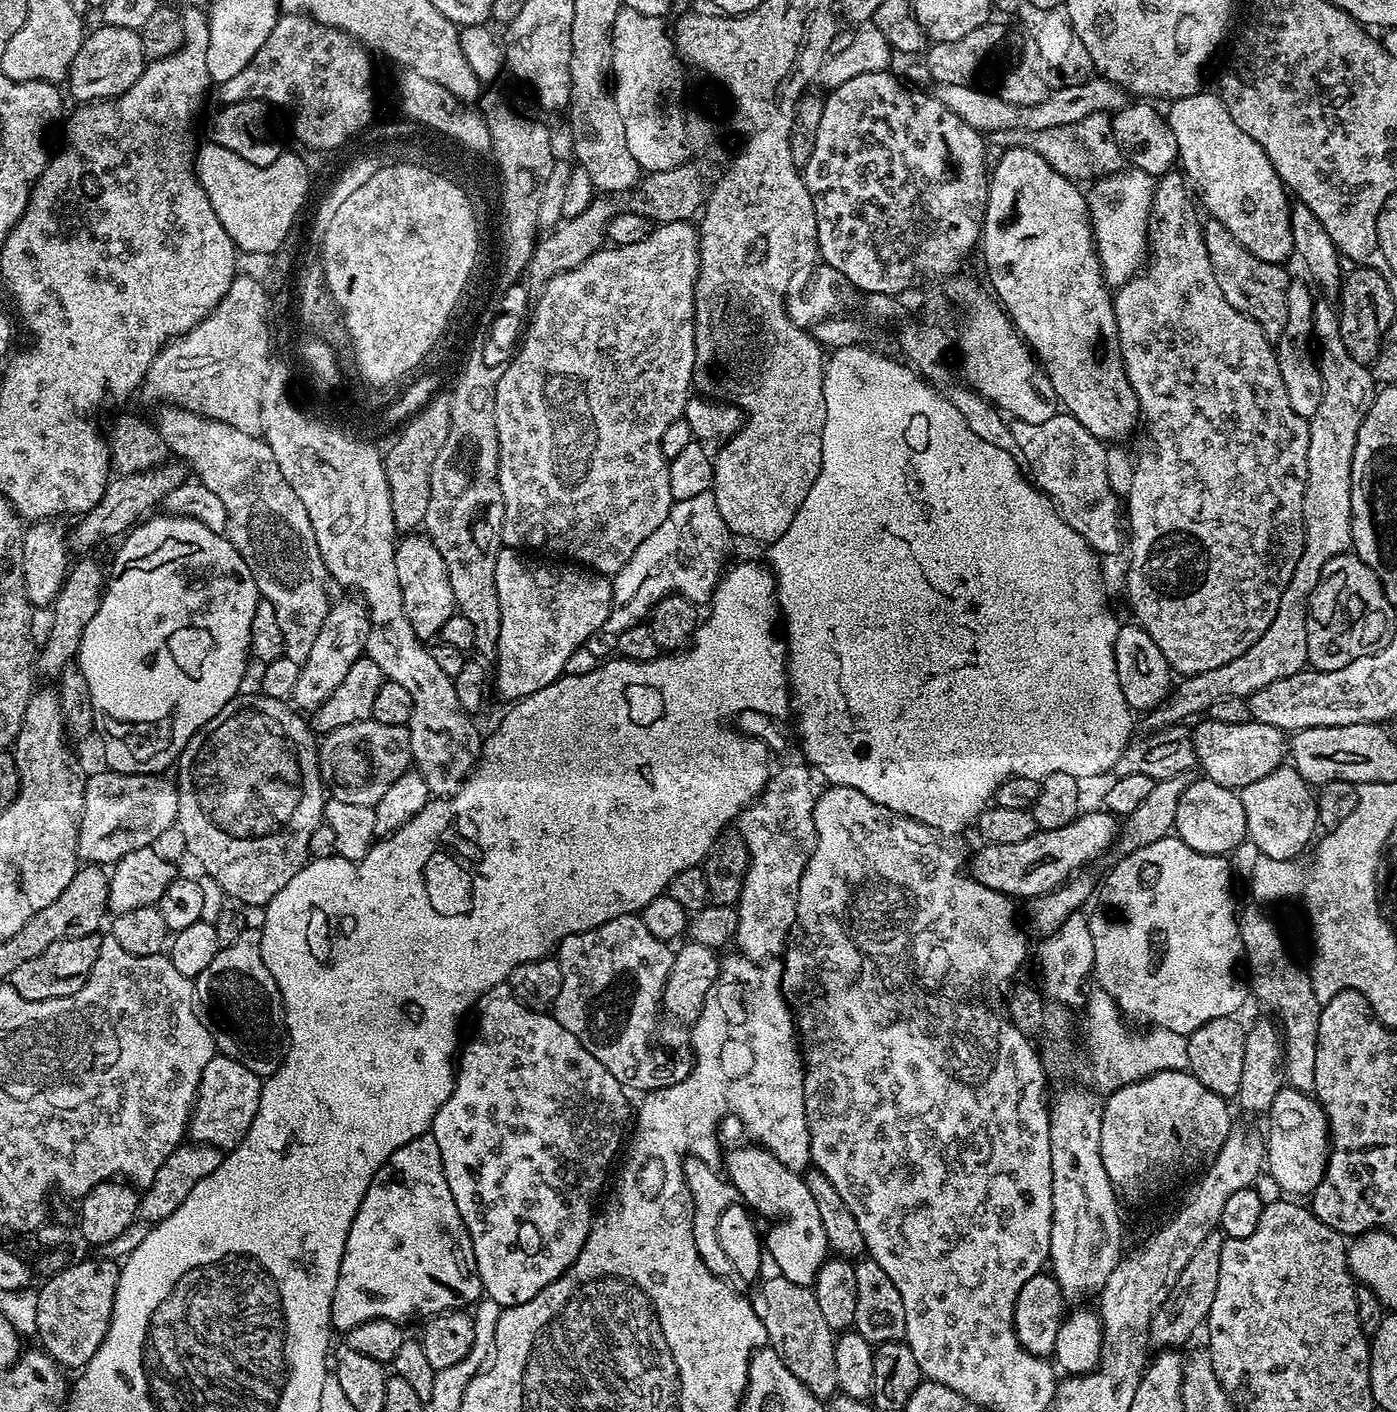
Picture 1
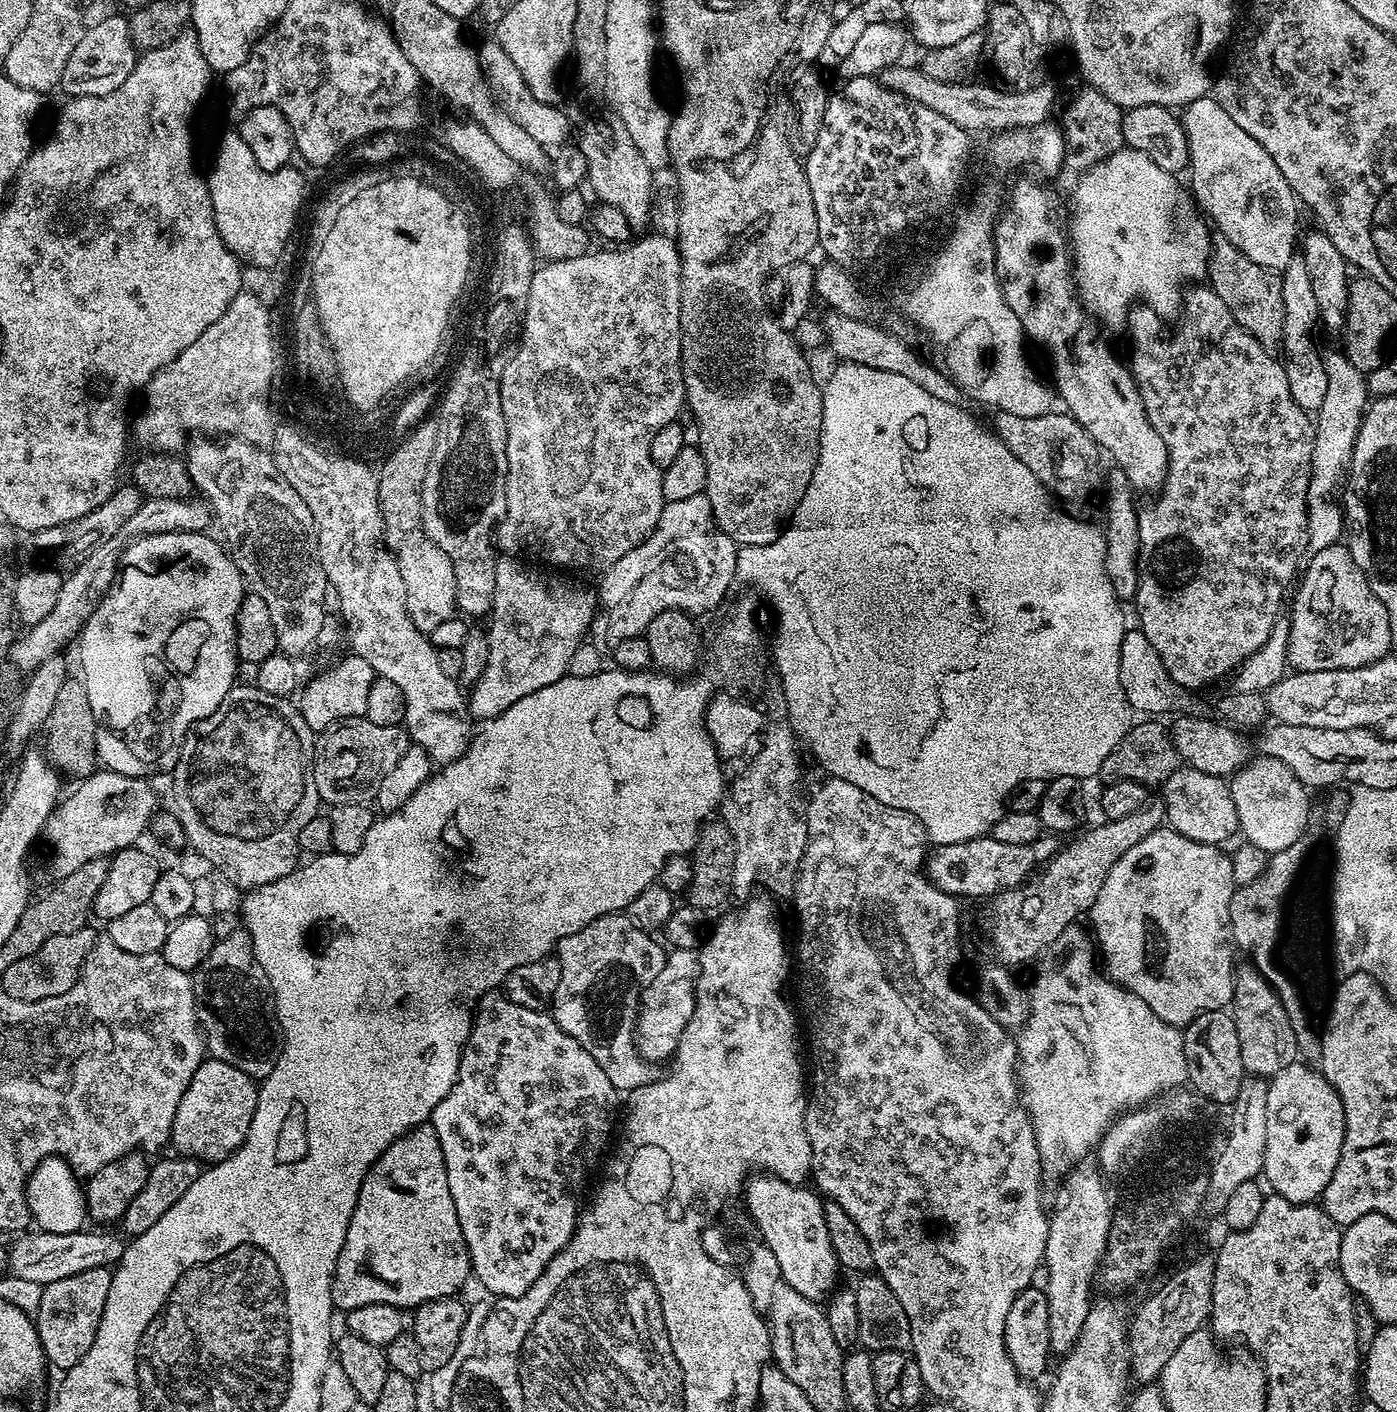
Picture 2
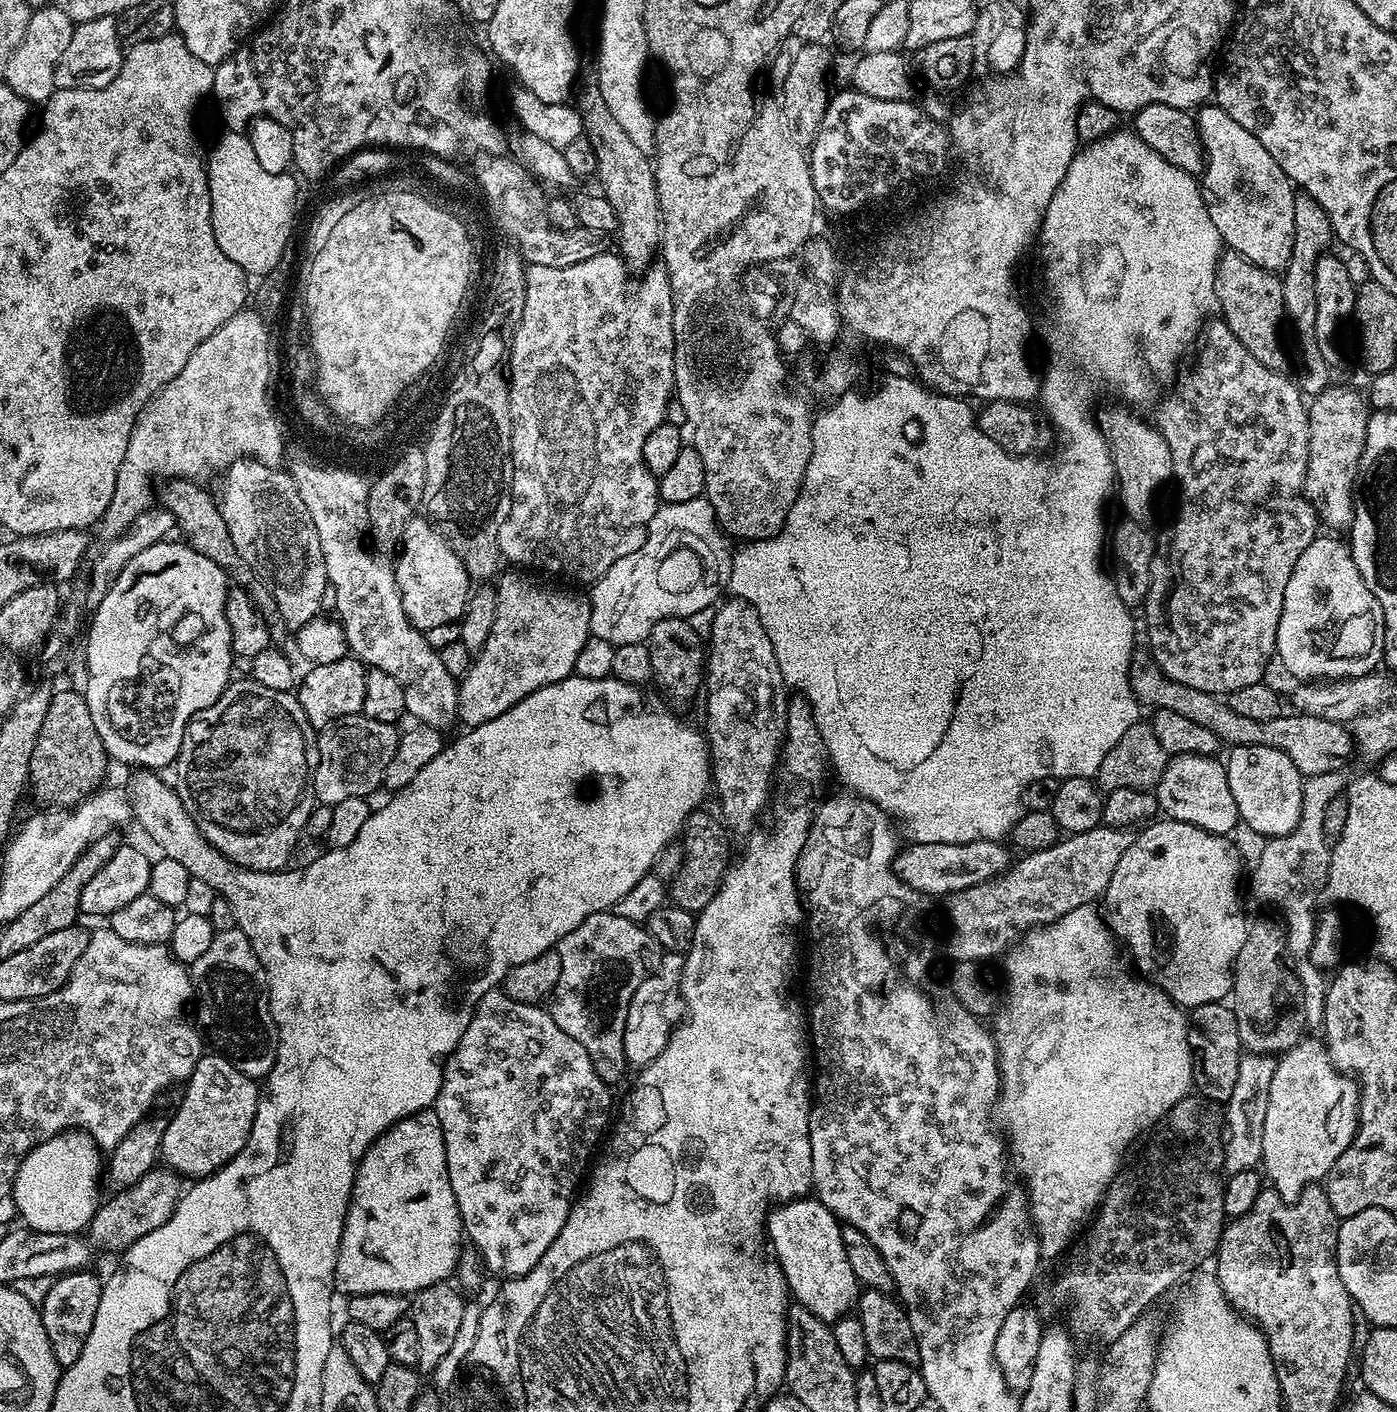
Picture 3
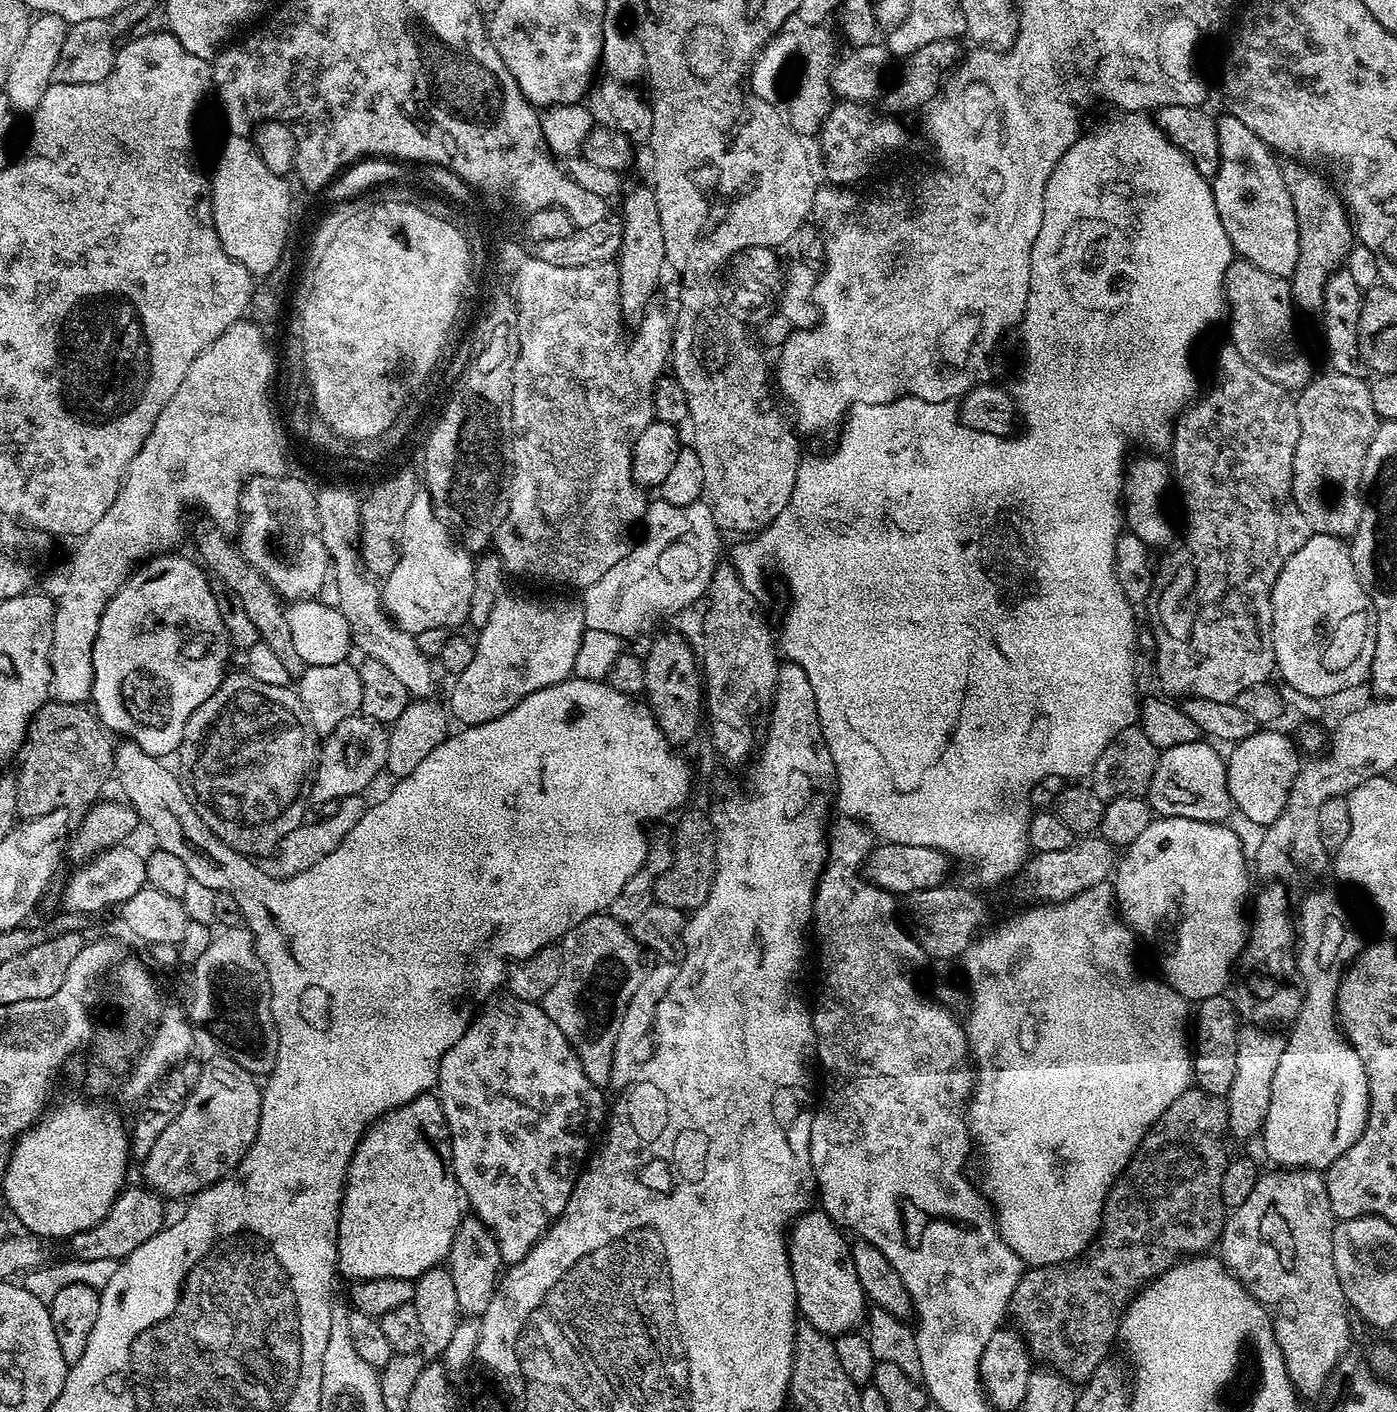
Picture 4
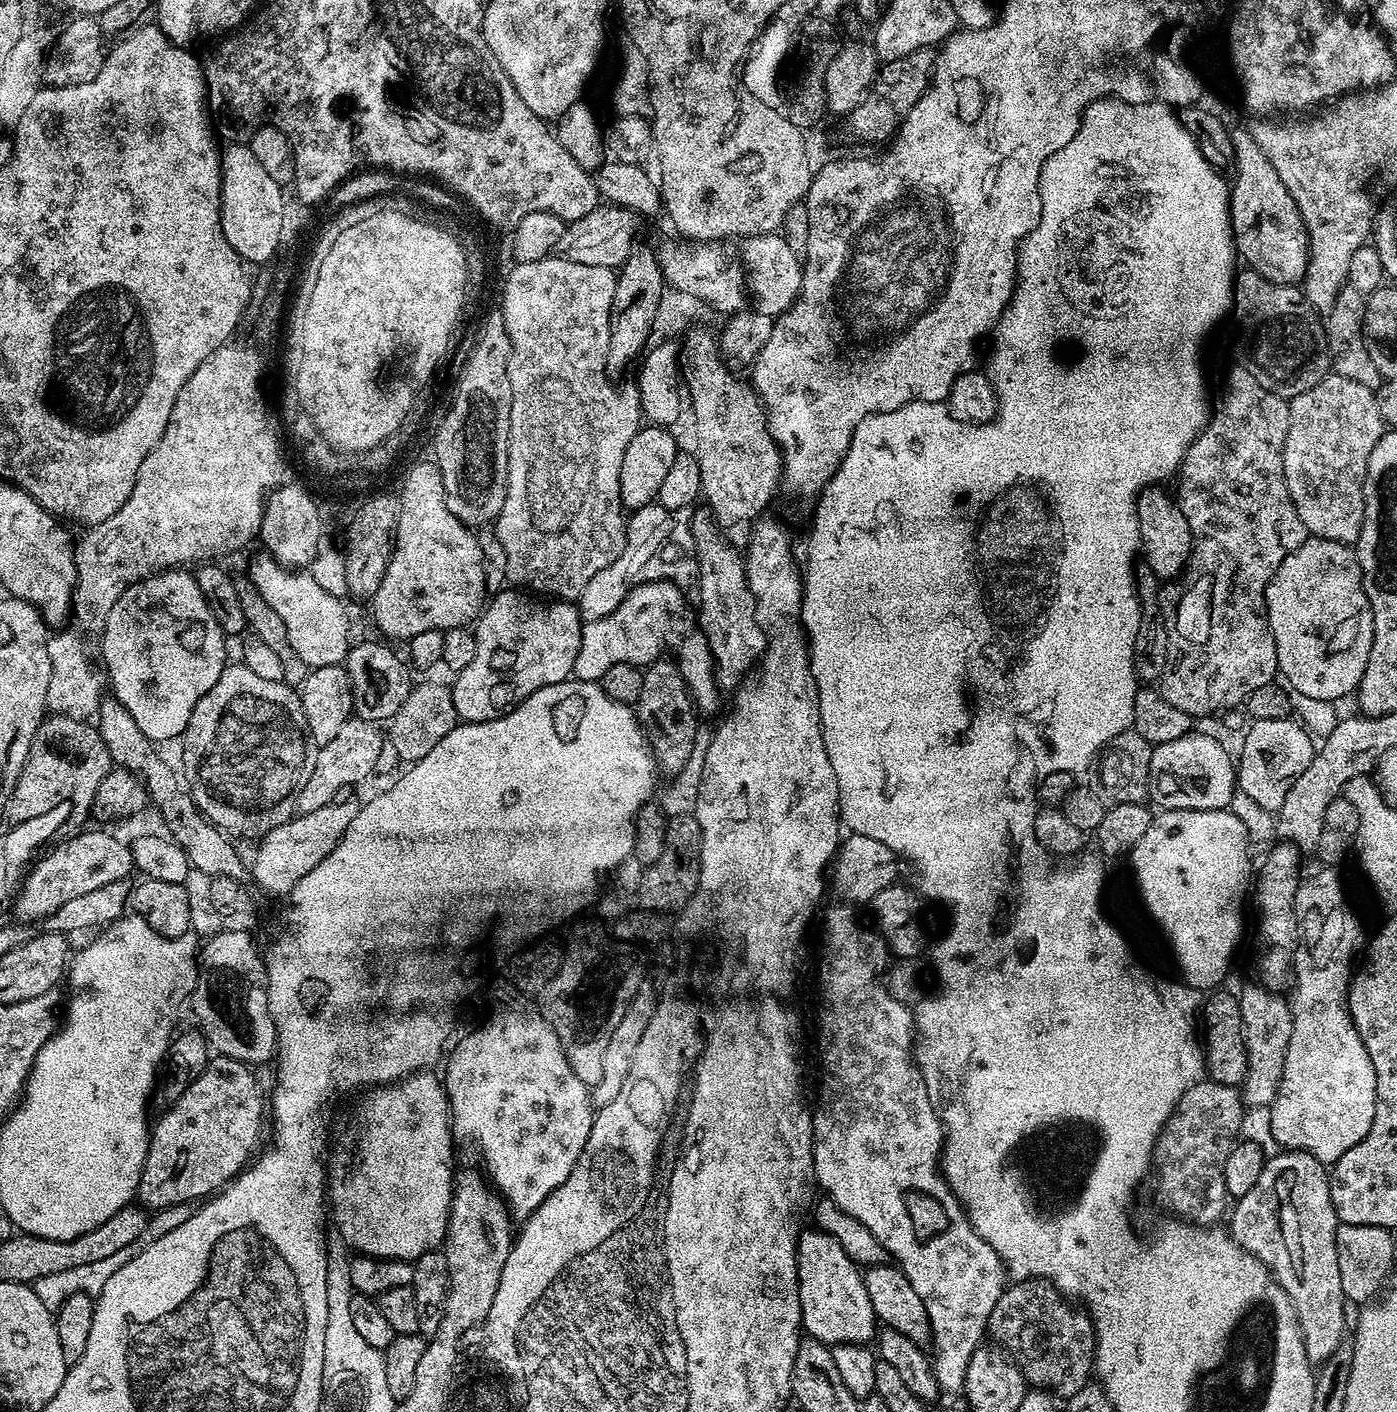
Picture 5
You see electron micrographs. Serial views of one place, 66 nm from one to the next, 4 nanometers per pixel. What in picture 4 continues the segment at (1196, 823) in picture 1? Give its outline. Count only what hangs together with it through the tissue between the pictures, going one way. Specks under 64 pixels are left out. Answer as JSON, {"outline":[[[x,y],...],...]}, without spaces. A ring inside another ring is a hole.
{"outline":[[[1203,739],[1192,742],[1182,742],[1181,745],[1170,746],[1161,751],[1156,758],[1154,766],[1154,778],[1150,782],[1146,793],[1146,799],[1152,806],[1153,813],[1157,817],[1177,816],[1178,818],[1194,818],[1198,822],[1210,822],[1218,824],[1227,821],[1228,811],[1233,811],[1232,795],[1228,793],[1228,766],[1225,757],[1211,743]]]}

